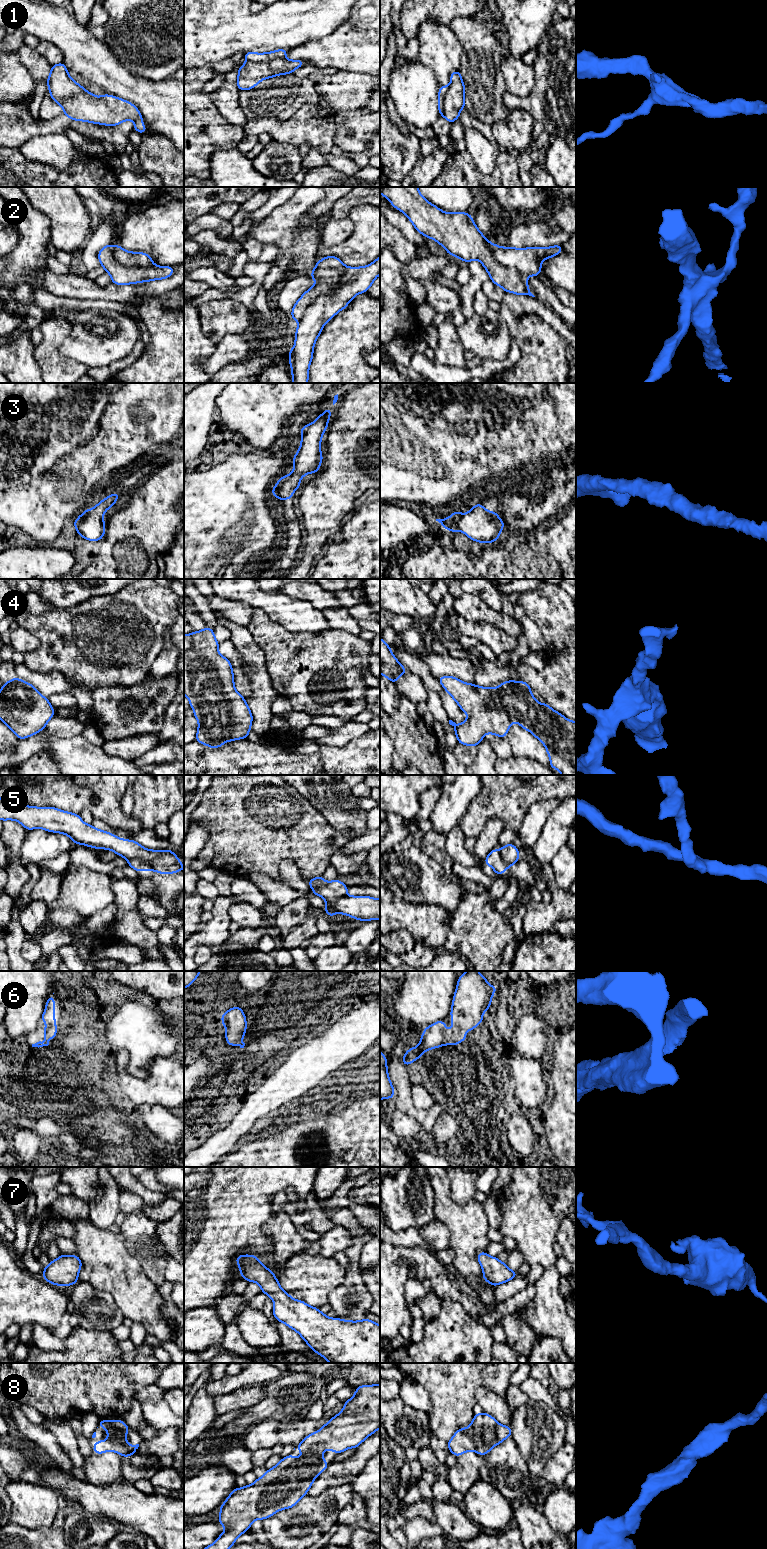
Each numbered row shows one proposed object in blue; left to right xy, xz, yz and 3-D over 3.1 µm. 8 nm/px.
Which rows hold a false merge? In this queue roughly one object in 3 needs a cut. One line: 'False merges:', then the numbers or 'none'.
False merges: 2, 5

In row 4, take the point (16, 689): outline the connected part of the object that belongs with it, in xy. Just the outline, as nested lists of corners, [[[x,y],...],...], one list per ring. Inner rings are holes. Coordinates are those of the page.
[[[16,677],[4,682],[0,689],[0,720],[18,739],[42,731],[52,717],[54,708],[33,685]]]

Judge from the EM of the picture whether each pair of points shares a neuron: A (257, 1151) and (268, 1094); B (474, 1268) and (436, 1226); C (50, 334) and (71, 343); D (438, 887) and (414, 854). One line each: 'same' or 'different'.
A: different
B: different
C: different
D: same

